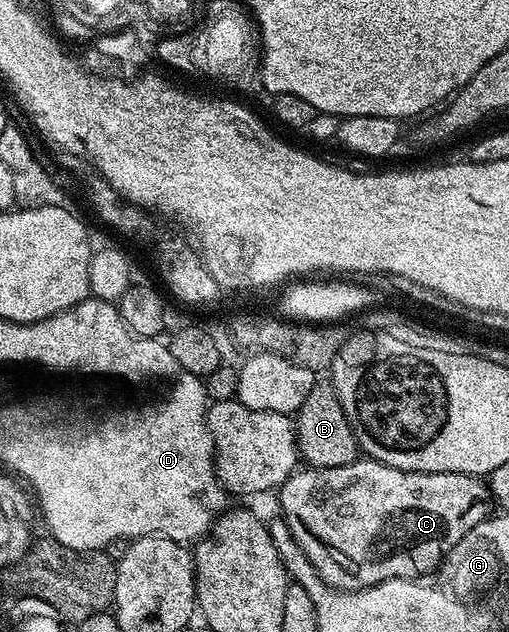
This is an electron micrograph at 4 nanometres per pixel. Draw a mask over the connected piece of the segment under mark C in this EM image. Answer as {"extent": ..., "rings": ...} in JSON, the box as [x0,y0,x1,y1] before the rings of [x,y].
{"extent":[279,458,491,580],"rings":[[[358,458],[347,466],[339,466],[338,468],[310,468],[298,470],[281,485],[279,489],[281,504],[287,504],[287,508],[291,508],[293,512],[297,512],[301,516],[303,506],[307,512],[317,512],[315,506],[335,506],[339,512],[341,508],[341,498],[343,502],[347,500],[349,504],[353,504],[353,508],[365,506],[369,514],[365,514],[365,518],[373,516],[373,508],[377,508],[377,522],[373,524],[381,524],[383,530],[389,532],[389,540],[391,540],[391,558],[387,558],[387,572],[395,572],[395,580],[417,580],[418,578],[429,578],[437,572],[446,551],[468,531],[471,531],[476,524],[480,524],[482,520],[490,515],[491,509],[491,492],[487,487],[486,481],[479,476],[471,476],[468,472],[404,472],[401,468],[392,468],[386,464],[379,463],[378,460],[370,460],[368,458]]]}

